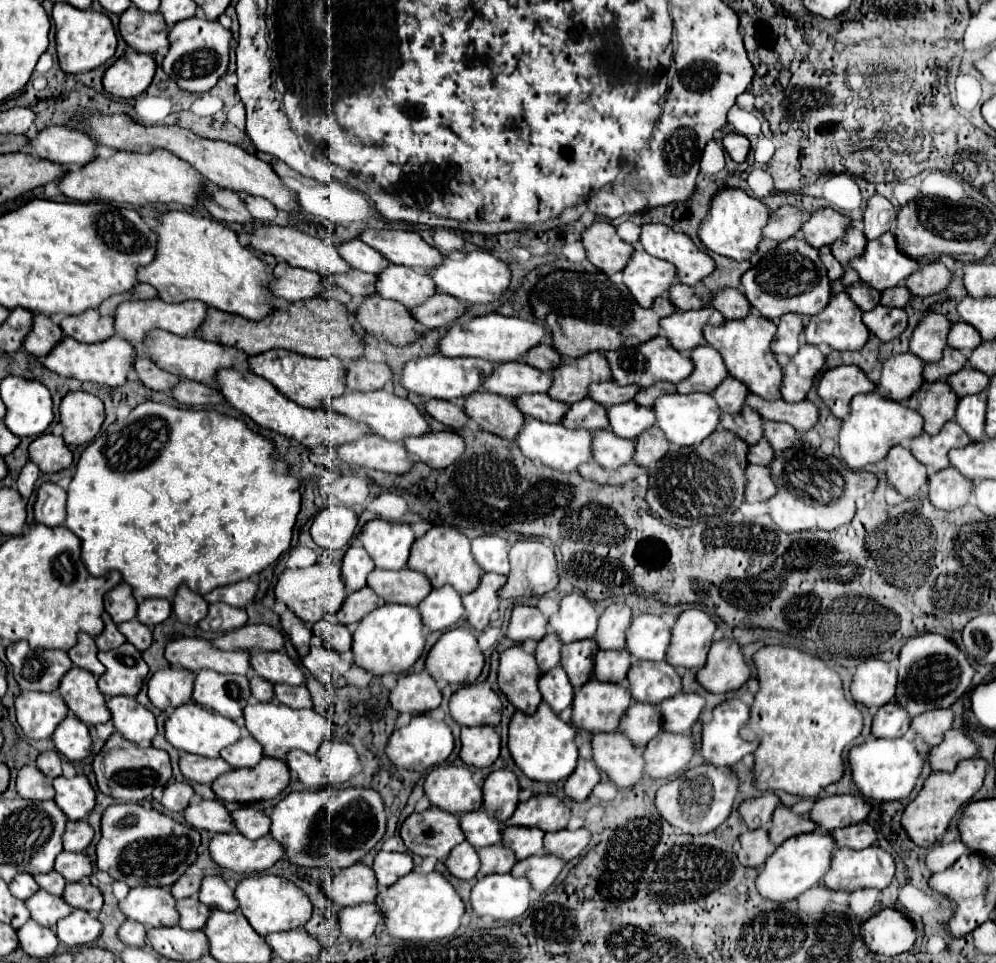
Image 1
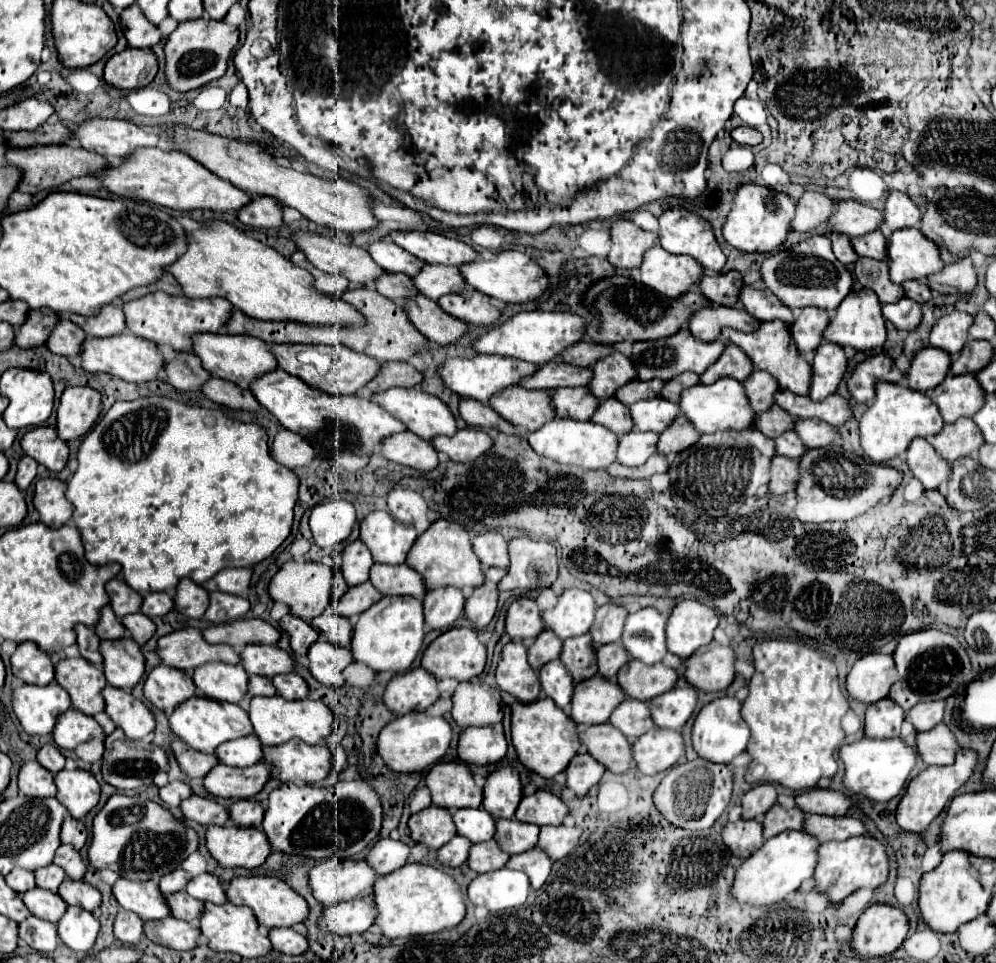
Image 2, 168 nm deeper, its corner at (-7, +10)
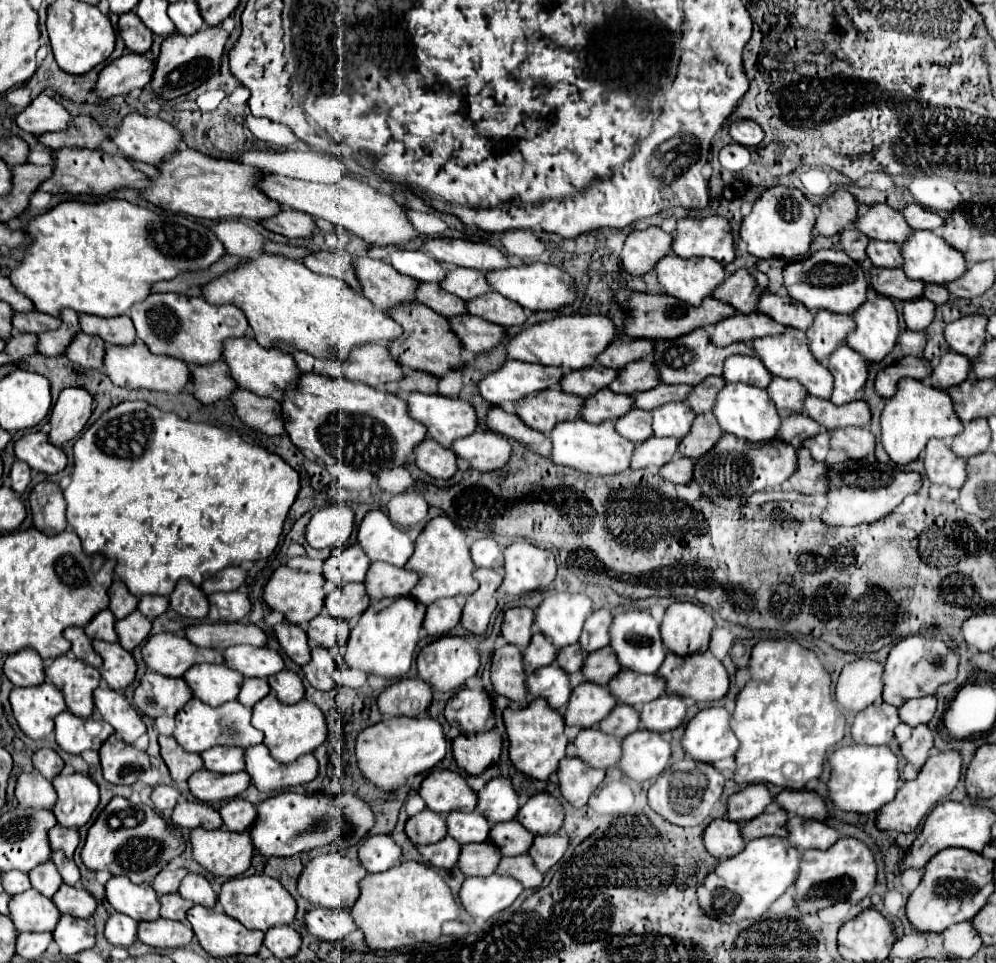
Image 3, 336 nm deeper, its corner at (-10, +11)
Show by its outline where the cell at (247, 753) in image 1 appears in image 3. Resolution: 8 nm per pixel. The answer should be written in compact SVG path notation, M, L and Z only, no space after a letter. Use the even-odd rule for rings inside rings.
M215 747L207 749L207 753L201 753L205 769L215 773L237 773L245 769L245 749L227 749L227 747Z

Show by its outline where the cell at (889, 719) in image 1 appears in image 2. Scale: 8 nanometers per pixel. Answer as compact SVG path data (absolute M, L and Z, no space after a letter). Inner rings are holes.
M884 698L866 708L864 734L868 738L896 738L904 722L904 710L890 698Z

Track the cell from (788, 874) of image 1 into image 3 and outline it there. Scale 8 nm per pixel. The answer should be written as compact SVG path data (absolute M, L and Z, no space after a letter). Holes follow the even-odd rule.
M763 837L749 841L743 853L721 861L717 869L709 873L705 883L697 889L699 905L711 917L717 917L723 923L759 917L771 907L777 897L781 897L795 883L795 877L799 877L799 861L801 851L795 849L795 845L789 845L787 839Z

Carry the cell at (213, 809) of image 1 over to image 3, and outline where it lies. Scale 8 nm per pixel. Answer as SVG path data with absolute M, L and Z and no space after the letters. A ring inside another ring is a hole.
M185 797L179 799L179 803L173 809L171 815L173 823L179 827L187 827L187 829L195 829L195 827L205 827L205 829L219 829L223 825L223 819L219 815L219 811L215 811L211 805L207 803L191 803Z

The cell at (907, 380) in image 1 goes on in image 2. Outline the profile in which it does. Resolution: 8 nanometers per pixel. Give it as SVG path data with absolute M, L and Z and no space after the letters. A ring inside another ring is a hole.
M932 346L920 350L914 356L910 370L906 372L908 386L918 392L928 392L936 388L948 376L950 364L952 364L952 358L946 350L932 348Z

